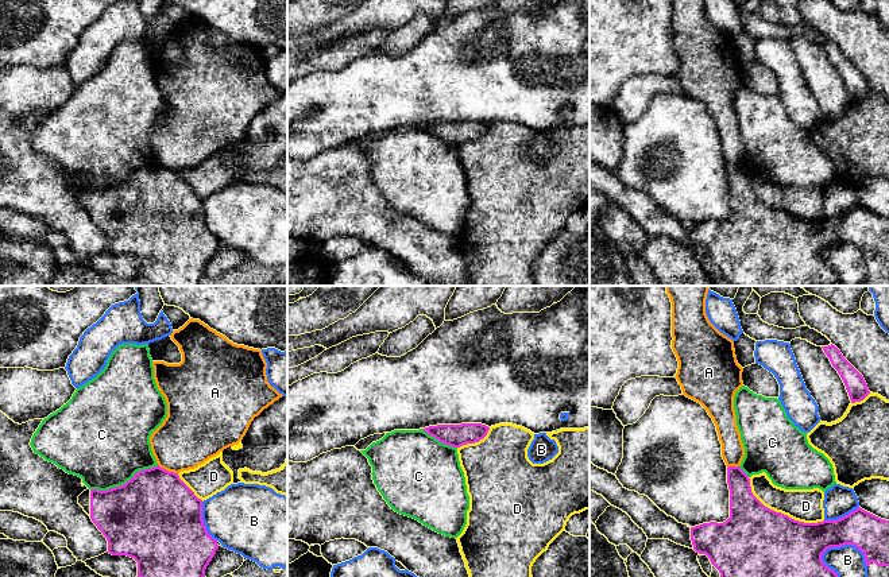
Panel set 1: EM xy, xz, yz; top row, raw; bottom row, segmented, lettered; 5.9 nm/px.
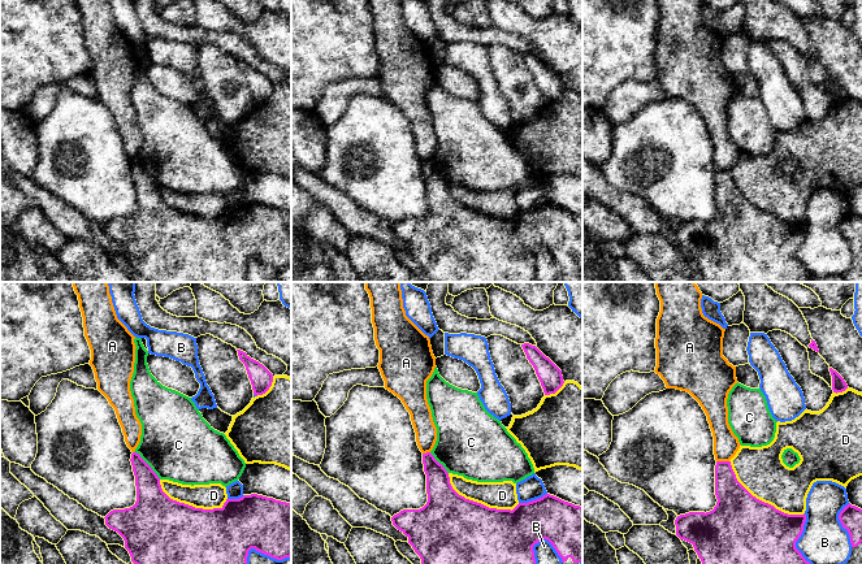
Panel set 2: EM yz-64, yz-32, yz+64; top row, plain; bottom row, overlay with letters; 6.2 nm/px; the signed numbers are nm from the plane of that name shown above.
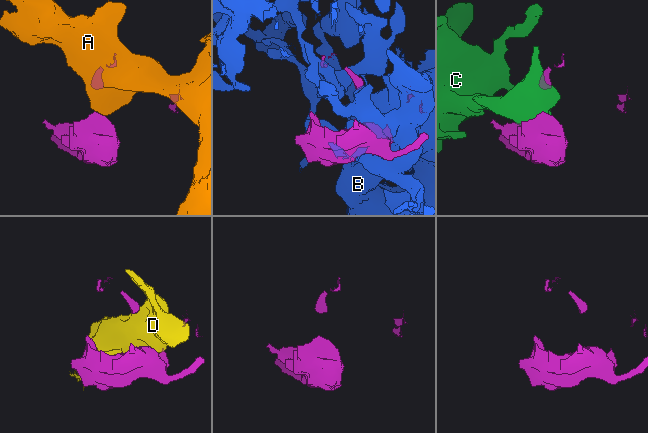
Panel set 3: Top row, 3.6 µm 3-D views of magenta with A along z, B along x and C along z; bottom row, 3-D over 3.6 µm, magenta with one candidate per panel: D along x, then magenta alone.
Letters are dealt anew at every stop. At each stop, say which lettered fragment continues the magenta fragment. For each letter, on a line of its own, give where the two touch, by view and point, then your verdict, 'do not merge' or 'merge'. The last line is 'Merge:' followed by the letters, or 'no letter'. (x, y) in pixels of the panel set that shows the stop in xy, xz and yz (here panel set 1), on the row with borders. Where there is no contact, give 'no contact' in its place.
A: xy (167, 471) | do not merge
B: yz (849, 543) | do not merge
C: xy (126, 483) | do not merge
D: yz (780, 512) | do not merge
Merge: no letter

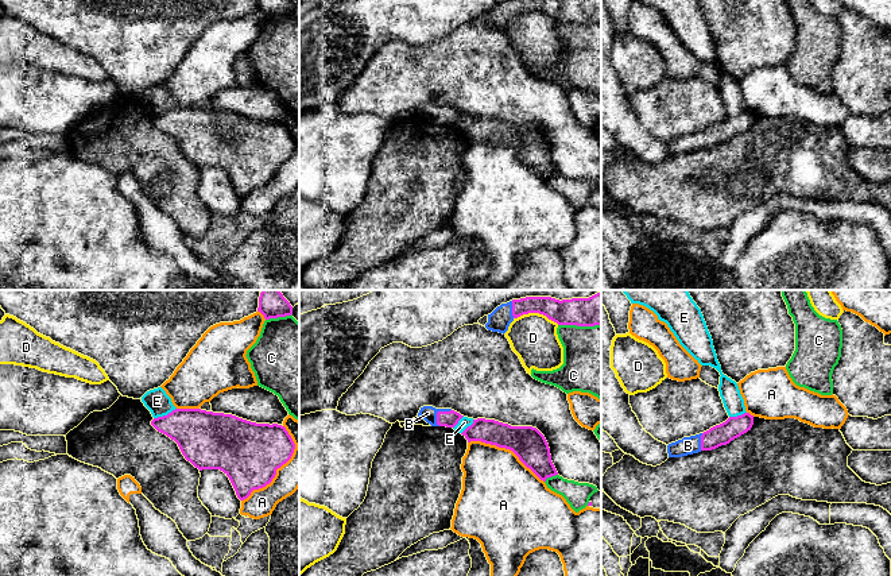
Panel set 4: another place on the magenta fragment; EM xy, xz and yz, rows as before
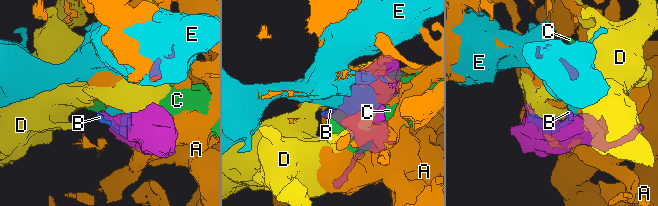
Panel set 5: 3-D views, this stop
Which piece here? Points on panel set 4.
A: xy (279, 467) | do not merge
B: xz (437, 413) | merge
C: xz (580, 325) | do not merge
D: xz (537, 312) | do not merge
E: xy (165, 416) | do not merge
Merge: B

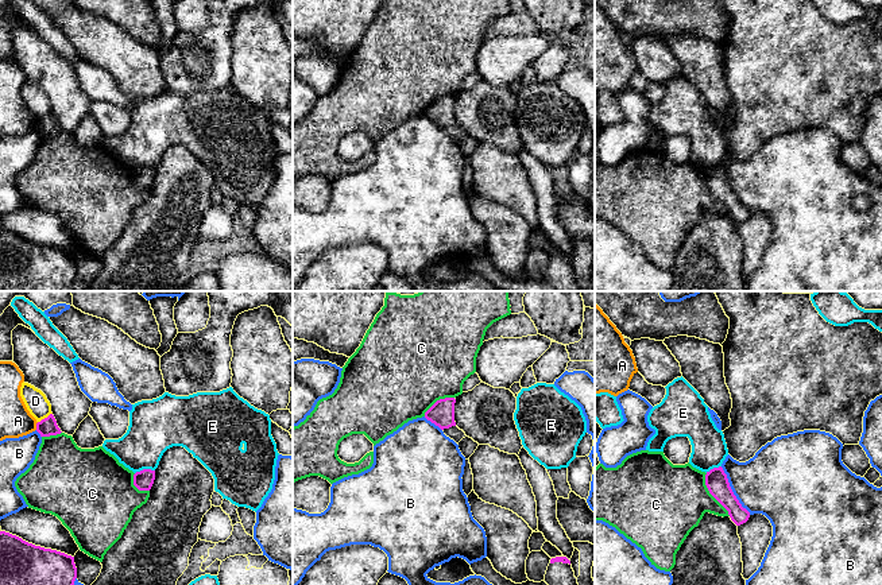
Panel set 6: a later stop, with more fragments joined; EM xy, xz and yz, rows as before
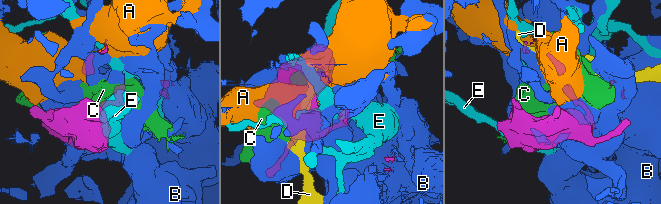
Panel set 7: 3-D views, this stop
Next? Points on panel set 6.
A: xy (37, 426) | do not merge
B: yz (731, 491) | do not merge
C: yz (711, 494) | do not merge
D: xy (45, 418) | do not merge
E: xy (144, 469) | do not merge
Merge: no letter

